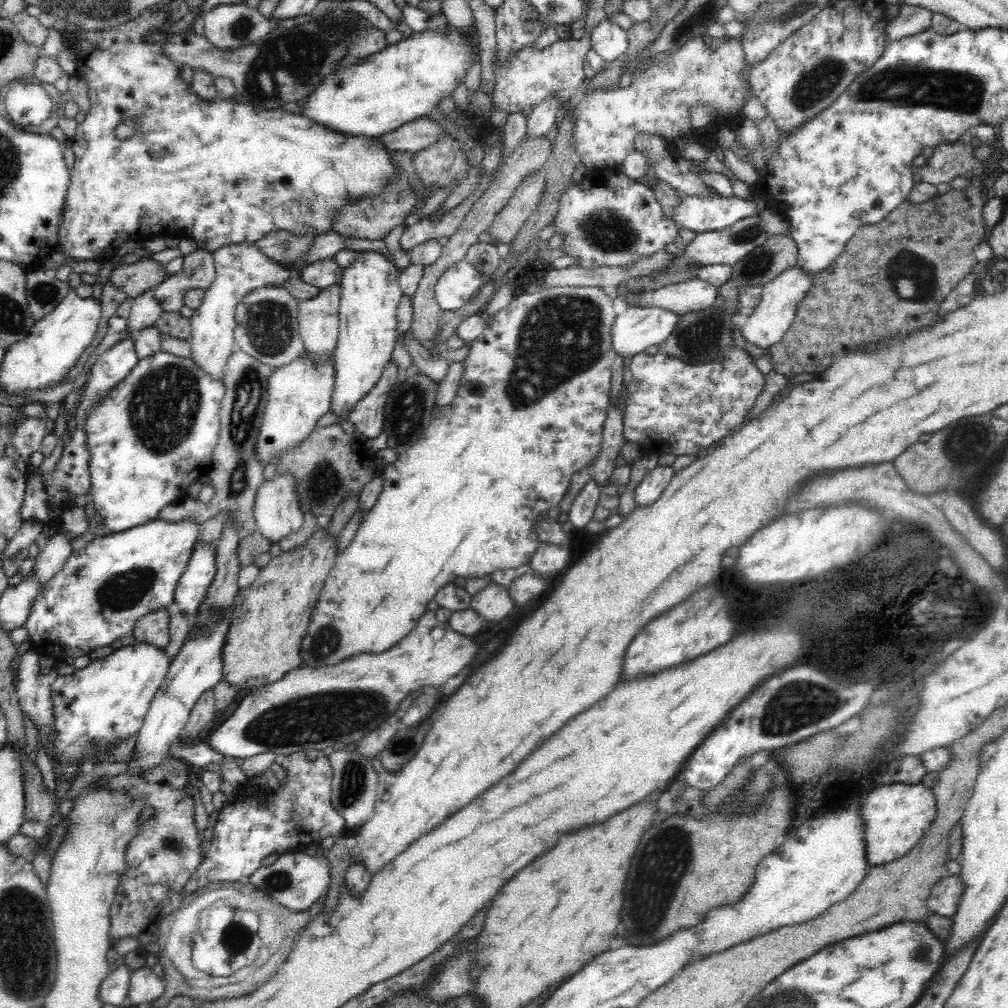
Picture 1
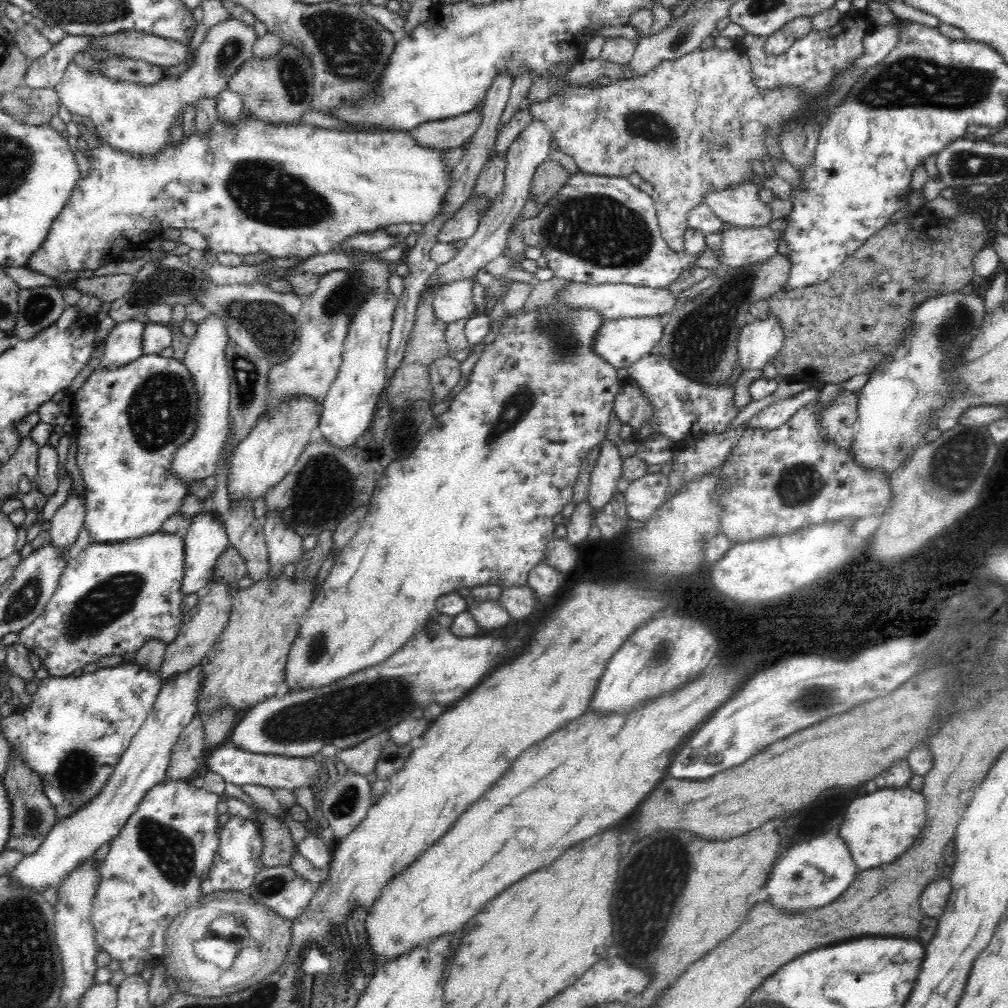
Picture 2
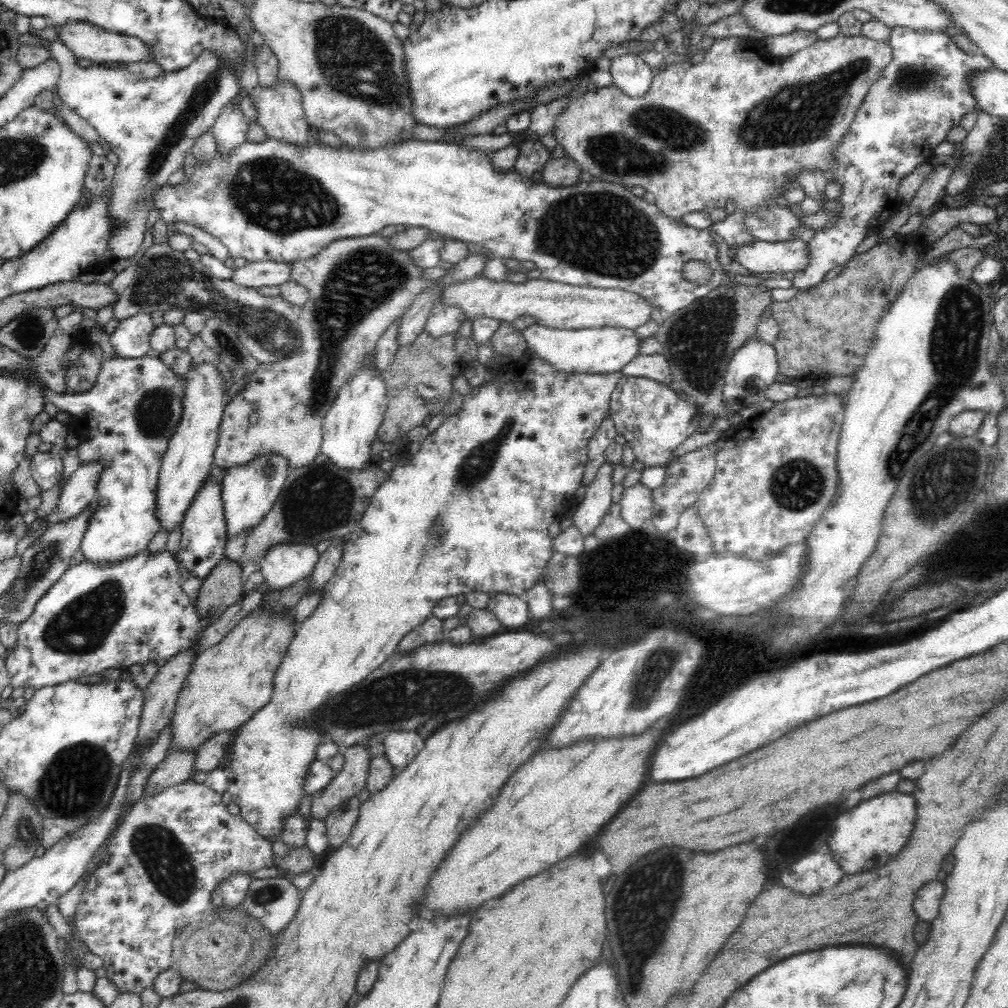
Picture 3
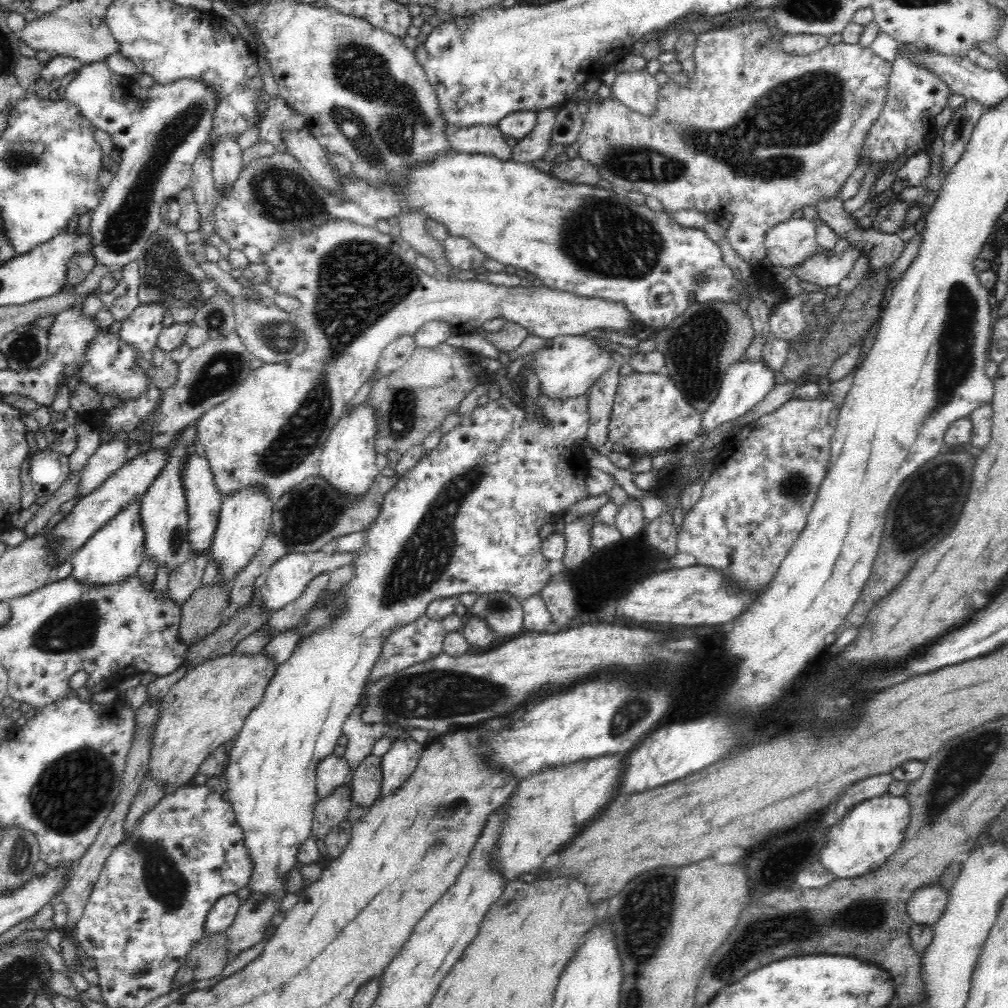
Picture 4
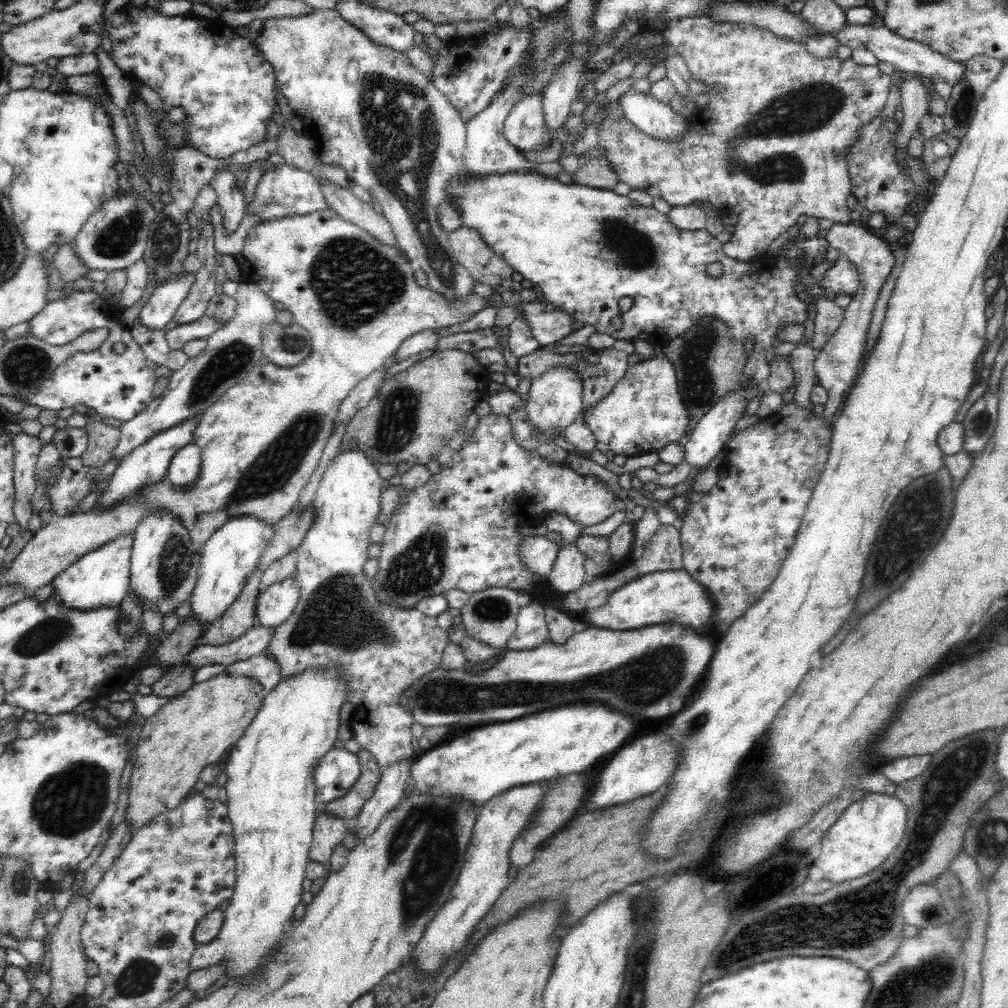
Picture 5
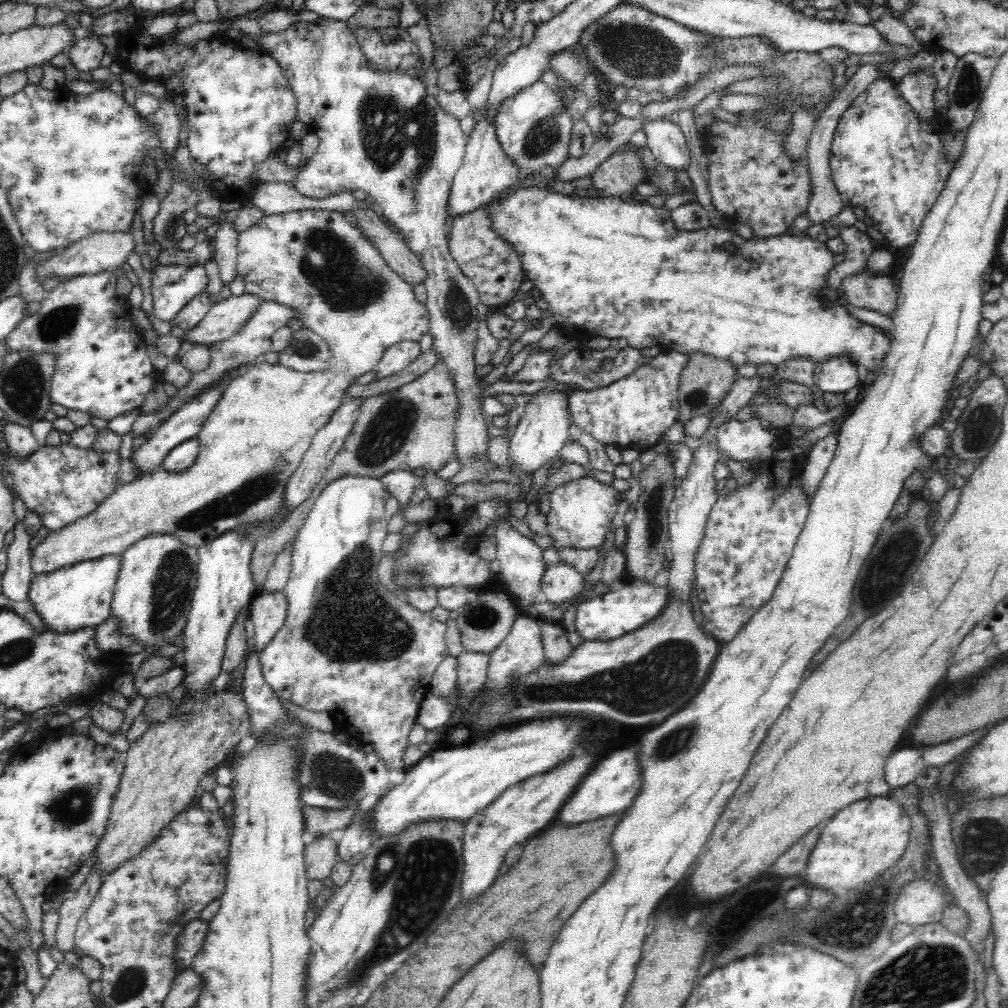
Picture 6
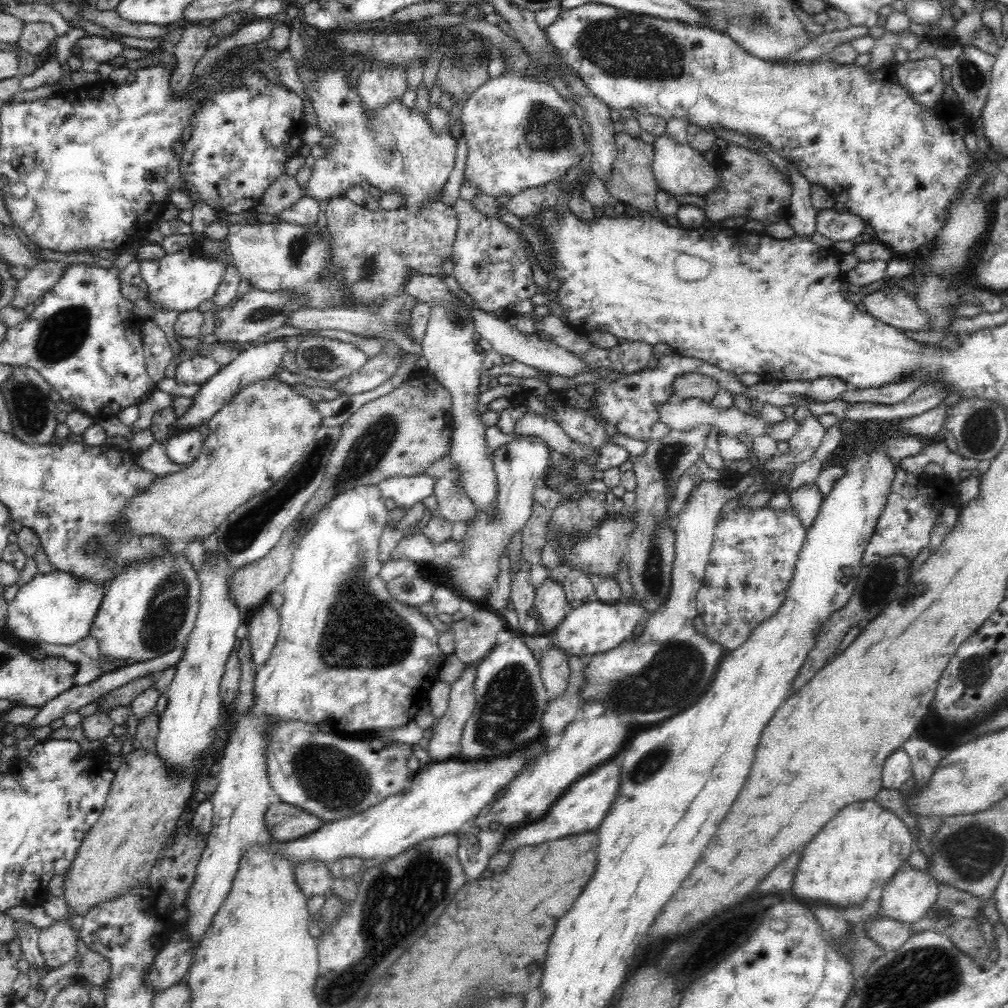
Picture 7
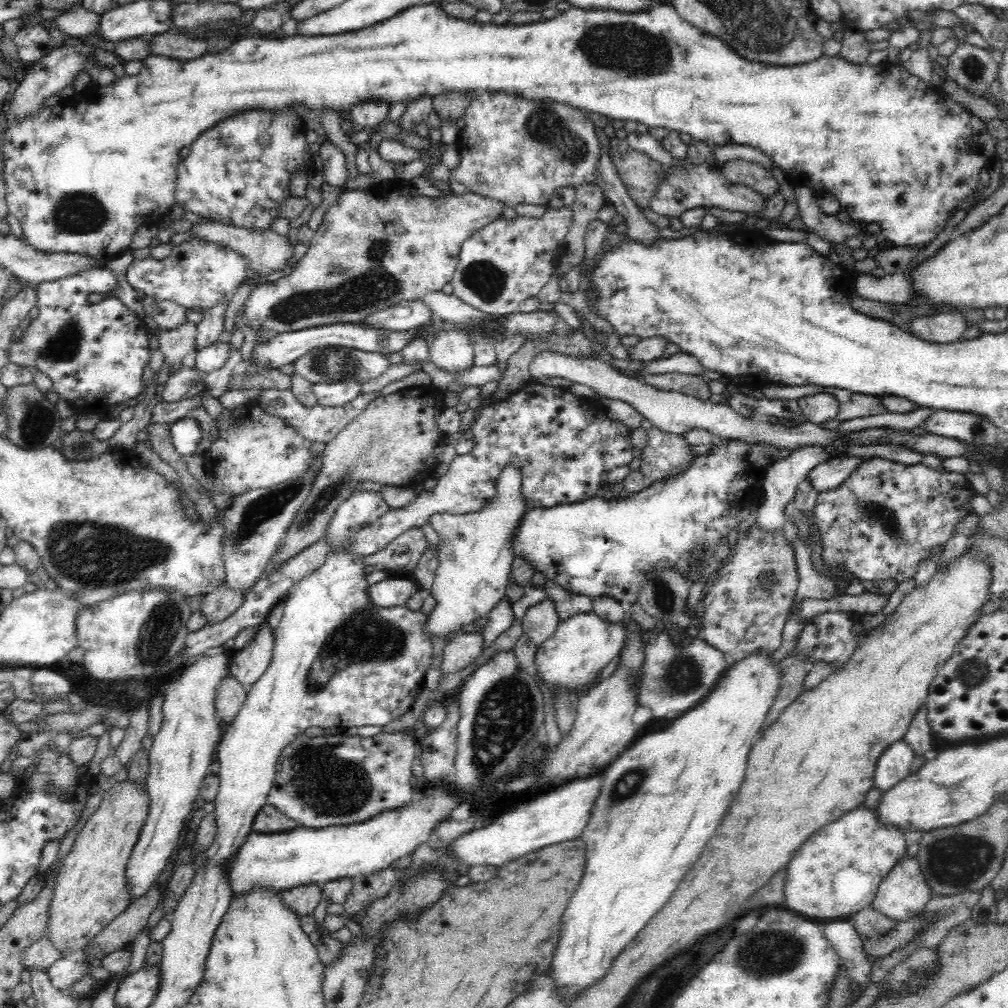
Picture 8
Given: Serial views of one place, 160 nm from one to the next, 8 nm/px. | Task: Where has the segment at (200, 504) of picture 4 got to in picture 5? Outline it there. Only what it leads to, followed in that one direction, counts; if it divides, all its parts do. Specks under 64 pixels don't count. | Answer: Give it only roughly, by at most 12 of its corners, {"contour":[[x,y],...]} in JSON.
{"contour":[[193,442],[174,453],[167,478],[176,490],[190,486],[200,470]]}

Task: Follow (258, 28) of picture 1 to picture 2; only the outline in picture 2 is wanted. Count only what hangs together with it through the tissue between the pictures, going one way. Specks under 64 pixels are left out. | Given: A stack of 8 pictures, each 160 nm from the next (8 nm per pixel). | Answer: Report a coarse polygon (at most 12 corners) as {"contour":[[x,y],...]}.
{"contour":[[253,27],[208,30],[181,76],[122,83],[72,61],[54,90],[102,142],[141,160],[185,108],[230,89]]}

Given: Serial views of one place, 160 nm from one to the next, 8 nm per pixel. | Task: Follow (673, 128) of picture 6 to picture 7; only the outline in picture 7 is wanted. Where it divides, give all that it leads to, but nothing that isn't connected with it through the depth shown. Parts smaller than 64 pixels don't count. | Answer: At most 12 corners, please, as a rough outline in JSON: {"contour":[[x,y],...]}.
{"contour":[[664,132],[653,144],[659,190],[705,196],[723,186],[717,162]]}

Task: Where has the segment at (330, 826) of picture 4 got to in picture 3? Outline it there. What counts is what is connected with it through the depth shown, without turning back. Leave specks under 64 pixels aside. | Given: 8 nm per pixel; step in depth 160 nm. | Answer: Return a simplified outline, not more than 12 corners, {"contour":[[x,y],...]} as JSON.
{"contour":[[361,744],[342,748],[343,768],[311,798],[310,816],[325,818],[358,796],[370,762]]}

